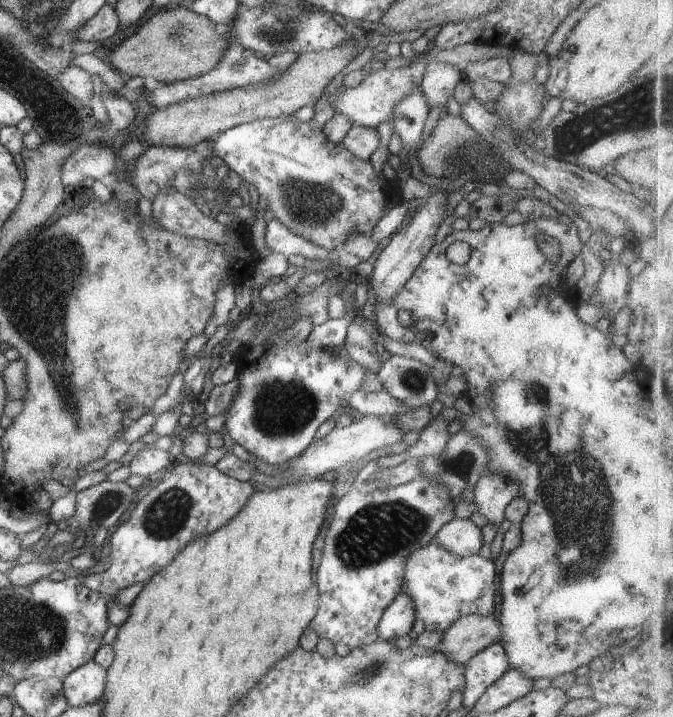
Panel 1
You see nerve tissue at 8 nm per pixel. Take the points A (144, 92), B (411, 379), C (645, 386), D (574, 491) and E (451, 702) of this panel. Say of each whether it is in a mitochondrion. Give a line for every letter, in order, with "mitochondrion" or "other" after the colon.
A: other
B: mitochondrion
C: other
D: mitochondrion
E: other

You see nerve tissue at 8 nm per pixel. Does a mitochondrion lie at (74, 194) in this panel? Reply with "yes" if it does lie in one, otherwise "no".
no

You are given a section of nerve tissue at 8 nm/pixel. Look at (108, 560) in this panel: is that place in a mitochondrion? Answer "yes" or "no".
no

